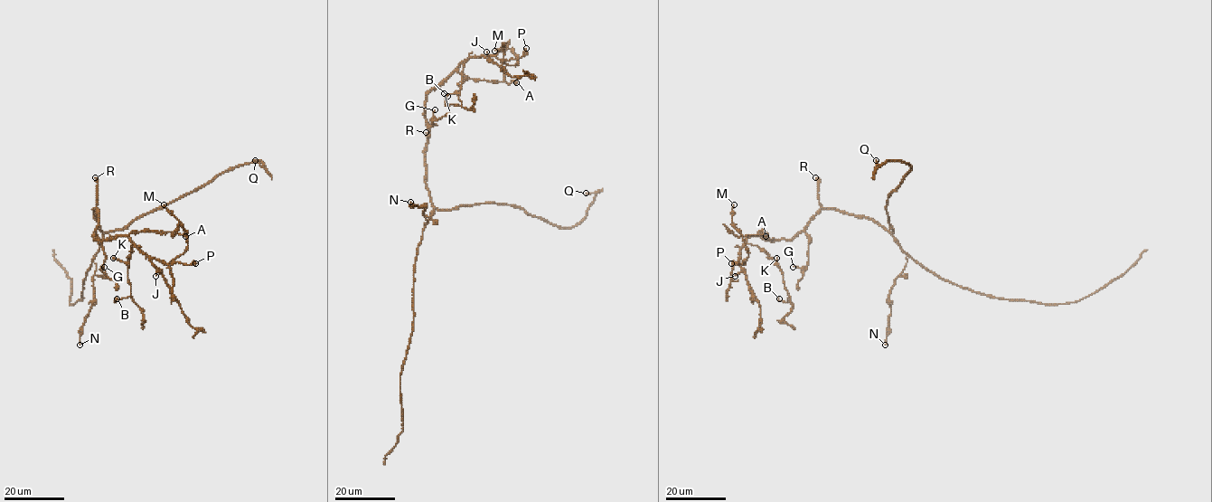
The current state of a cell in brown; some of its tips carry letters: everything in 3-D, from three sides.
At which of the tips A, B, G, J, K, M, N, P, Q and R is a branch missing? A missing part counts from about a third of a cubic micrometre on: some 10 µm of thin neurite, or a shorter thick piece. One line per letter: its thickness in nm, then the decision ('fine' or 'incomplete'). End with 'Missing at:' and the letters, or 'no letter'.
A: 500 nm | fine
B: 150 nm | fine
G: 140 nm | fine
J: 160 nm | fine
K: 140 nm | fine
M: 240 nm | fine
N: 180 nm | fine
P: 650 nm | fine
Q: 200 nm | fine
R: 300 nm | incomplete
Missing at: R

